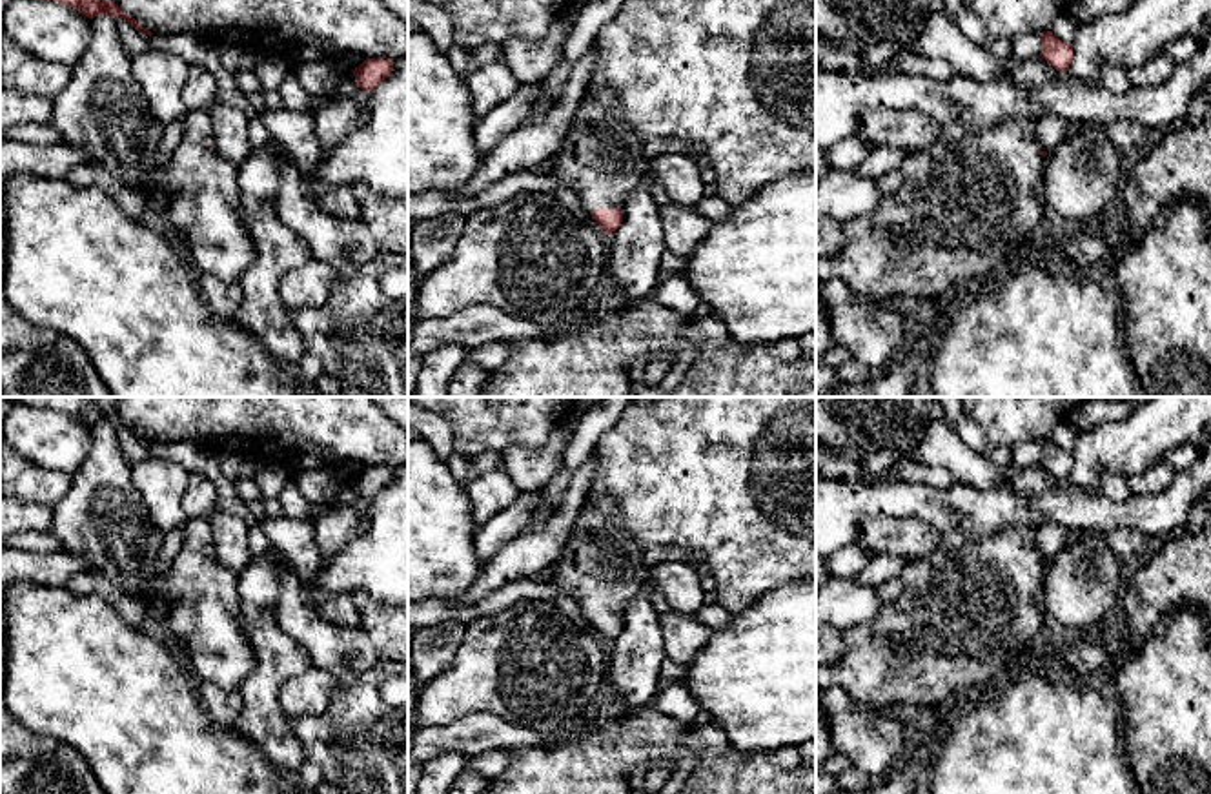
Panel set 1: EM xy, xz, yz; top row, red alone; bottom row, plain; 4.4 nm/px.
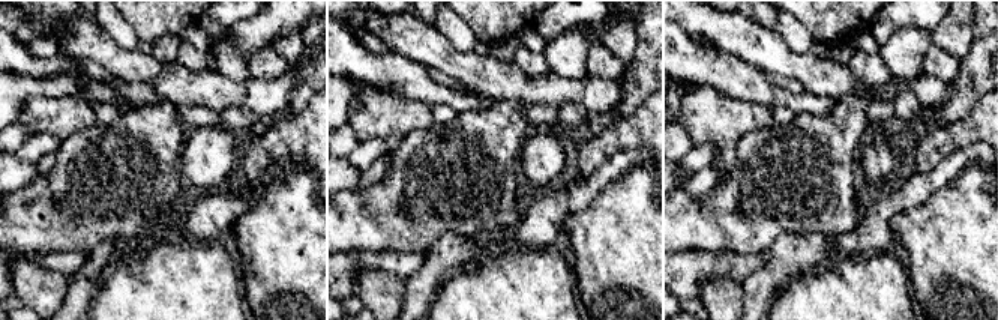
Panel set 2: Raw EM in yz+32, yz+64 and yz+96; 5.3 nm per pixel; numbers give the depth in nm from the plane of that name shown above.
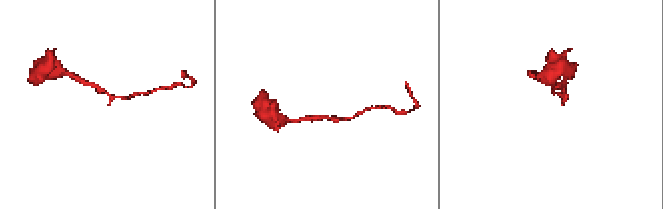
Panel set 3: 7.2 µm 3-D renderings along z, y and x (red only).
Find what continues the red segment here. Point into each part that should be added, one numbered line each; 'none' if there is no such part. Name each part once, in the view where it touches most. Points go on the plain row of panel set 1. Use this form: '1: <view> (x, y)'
1: xz (601, 567)

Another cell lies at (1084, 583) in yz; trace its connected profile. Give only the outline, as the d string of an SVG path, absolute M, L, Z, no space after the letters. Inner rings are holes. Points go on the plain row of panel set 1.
M1074 532L1074 541L1045 563L1043 612L1089 636L1114 625L1133 563L1107 546L1104 532Z

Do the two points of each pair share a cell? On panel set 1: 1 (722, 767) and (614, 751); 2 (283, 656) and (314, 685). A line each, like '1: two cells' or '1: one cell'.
1: one cell
2: two cells

